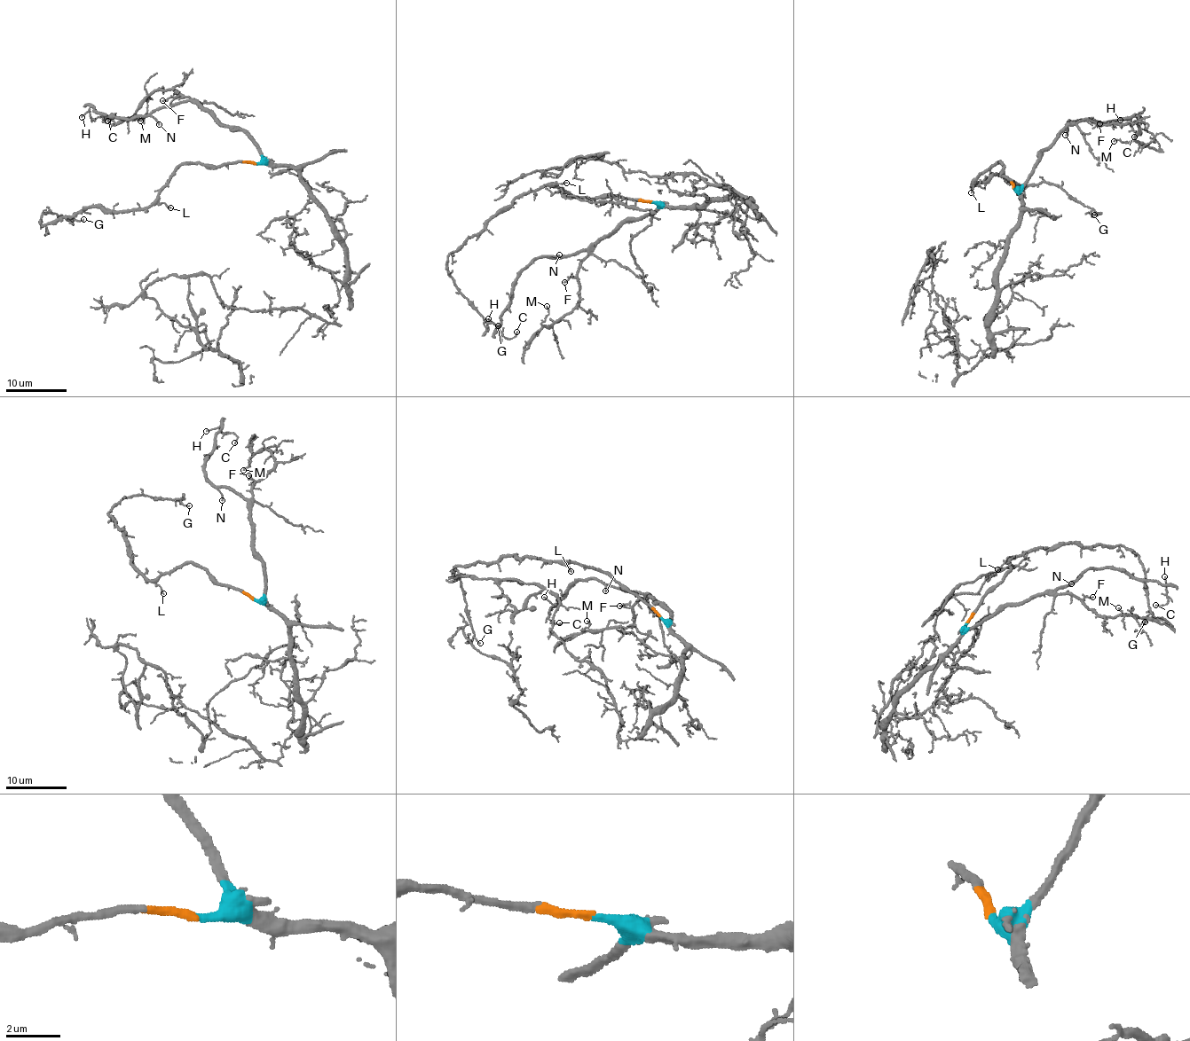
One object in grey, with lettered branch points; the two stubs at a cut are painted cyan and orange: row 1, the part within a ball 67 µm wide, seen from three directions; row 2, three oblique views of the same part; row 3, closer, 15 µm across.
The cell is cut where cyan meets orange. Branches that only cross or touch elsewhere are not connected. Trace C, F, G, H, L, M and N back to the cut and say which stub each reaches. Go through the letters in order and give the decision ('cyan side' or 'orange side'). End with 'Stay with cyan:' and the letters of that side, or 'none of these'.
C: cyan side
F: cyan side
G: orange side
H: cyan side
L: orange side
M: cyan side
N: cyan side
Stay with cyan: C, F, H, M, N

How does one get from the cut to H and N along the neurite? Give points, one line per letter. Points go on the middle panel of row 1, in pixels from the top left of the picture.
H: (651, 202), (657, 208), (627, 220), (587, 248), (532, 259), (518, 277), (499, 324), (489, 318)
N: (651, 202), (657, 205), (657, 208), (638, 220), (627, 220), (587, 248), (559, 255)

